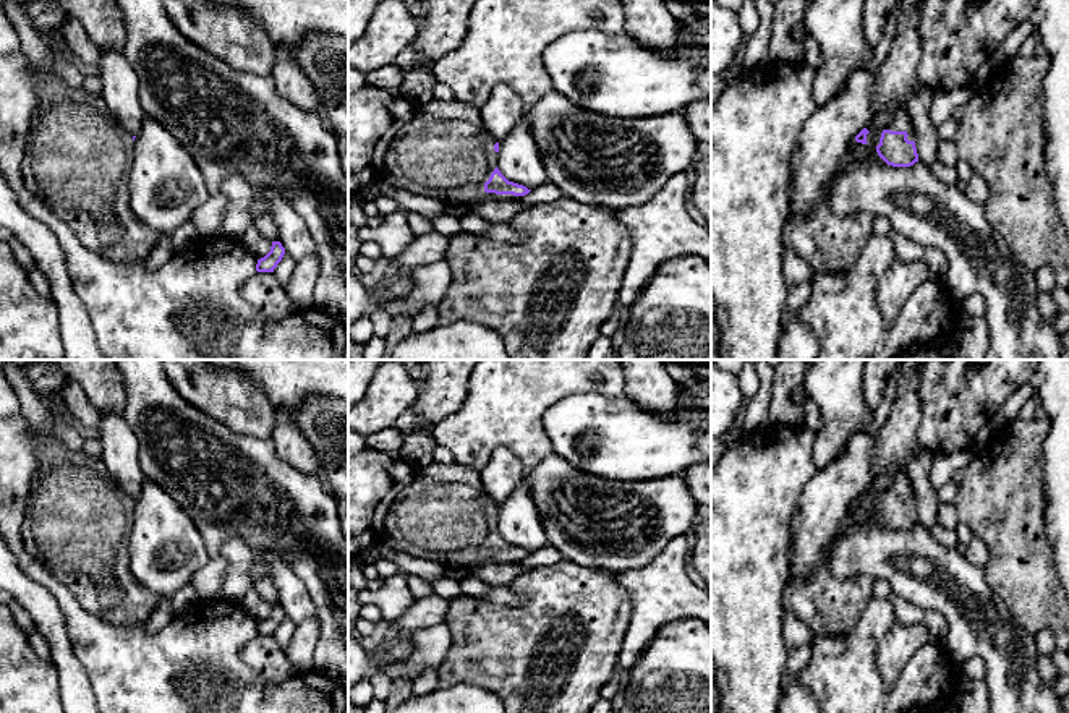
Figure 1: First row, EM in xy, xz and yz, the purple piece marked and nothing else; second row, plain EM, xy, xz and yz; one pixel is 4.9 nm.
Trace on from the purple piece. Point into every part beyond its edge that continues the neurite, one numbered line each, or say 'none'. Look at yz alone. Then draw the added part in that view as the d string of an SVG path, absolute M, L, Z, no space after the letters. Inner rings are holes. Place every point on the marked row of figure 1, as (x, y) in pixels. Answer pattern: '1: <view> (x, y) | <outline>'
1: yz (901, 122) | M897 110L886 130L905 131L909 134L909 141L915 139L915 133L907 110Z

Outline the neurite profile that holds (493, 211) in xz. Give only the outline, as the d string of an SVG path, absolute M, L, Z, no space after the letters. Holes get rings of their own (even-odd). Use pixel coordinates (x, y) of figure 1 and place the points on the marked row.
M491 199L470 206L471 214L483 217L489 224L510 224L522 211L525 211L522 199Z

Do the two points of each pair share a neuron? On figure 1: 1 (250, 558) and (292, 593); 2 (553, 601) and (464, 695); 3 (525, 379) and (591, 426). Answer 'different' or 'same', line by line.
1: same
2: different
3: different

